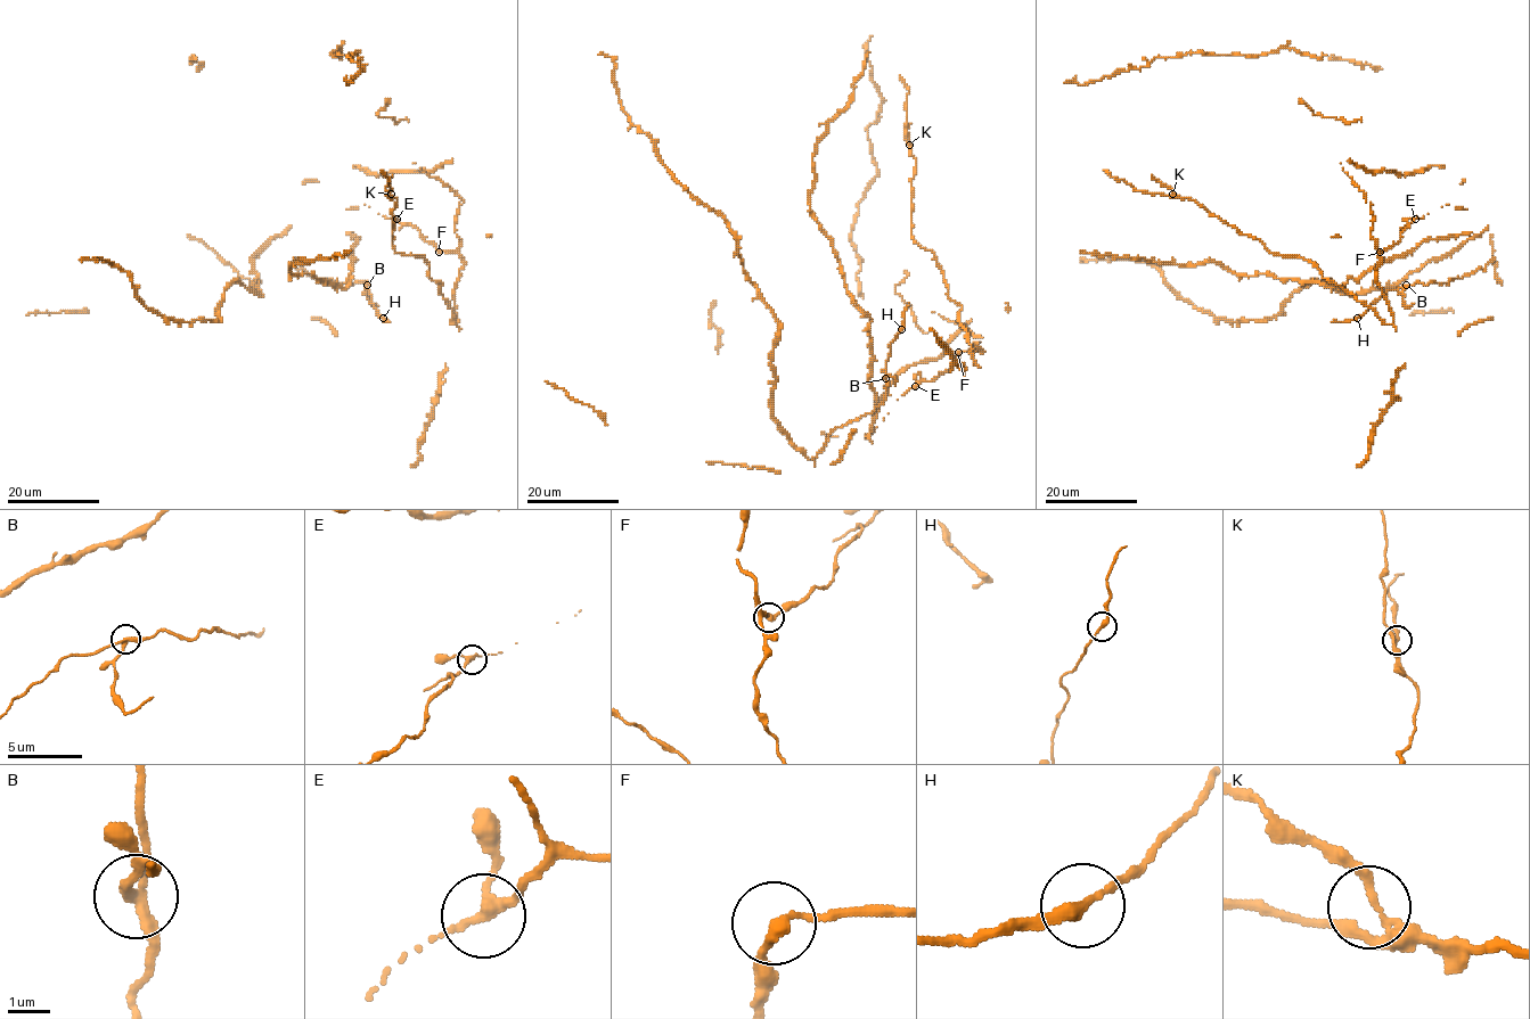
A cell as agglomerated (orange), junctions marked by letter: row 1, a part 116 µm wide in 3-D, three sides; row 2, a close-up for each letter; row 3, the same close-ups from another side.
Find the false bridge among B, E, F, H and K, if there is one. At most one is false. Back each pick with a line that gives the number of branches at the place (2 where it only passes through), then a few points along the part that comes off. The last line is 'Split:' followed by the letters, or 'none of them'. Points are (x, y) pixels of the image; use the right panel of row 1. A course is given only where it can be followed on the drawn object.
B: Branches: 3. Course of the part to remove: (1407, 285), (1404, 304), (1407, 307), (1415, 303)
Split: B

